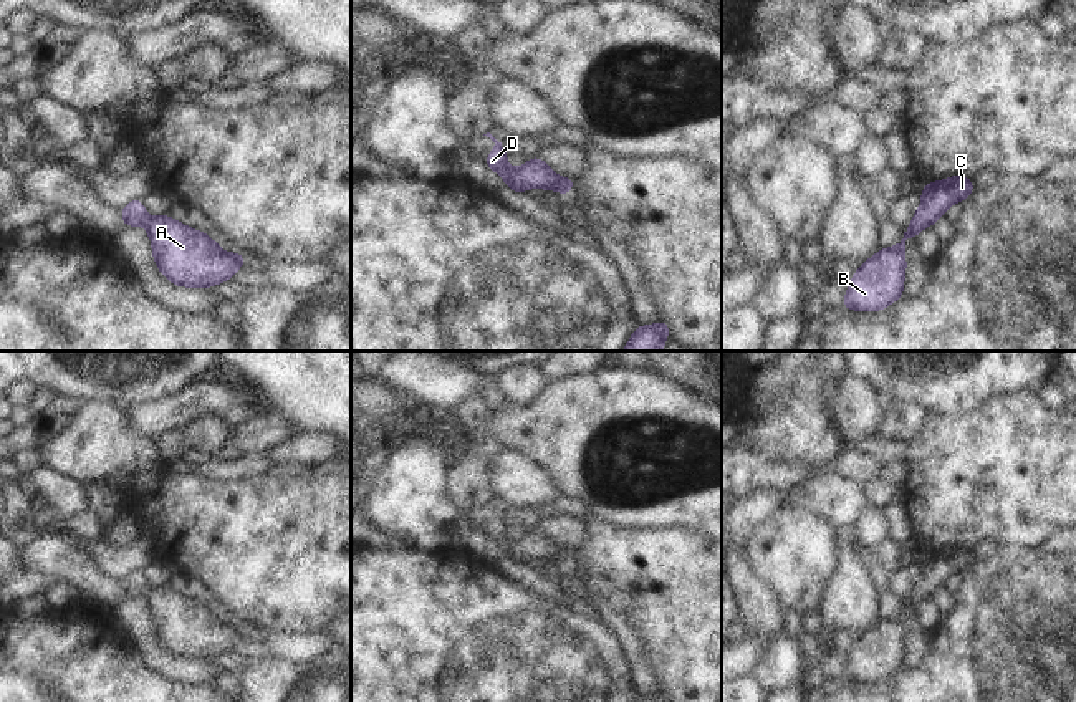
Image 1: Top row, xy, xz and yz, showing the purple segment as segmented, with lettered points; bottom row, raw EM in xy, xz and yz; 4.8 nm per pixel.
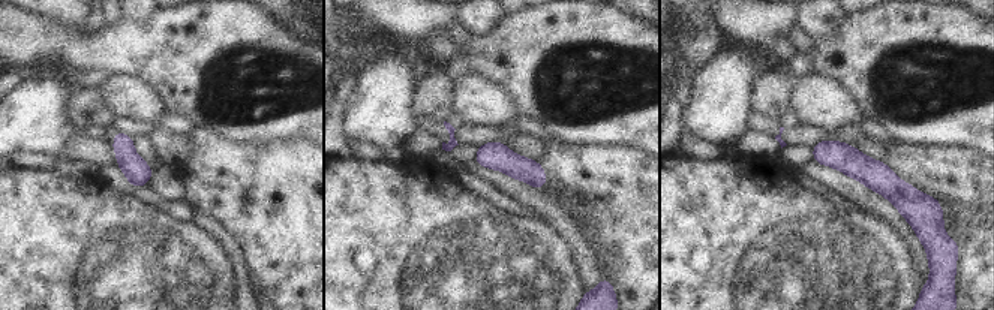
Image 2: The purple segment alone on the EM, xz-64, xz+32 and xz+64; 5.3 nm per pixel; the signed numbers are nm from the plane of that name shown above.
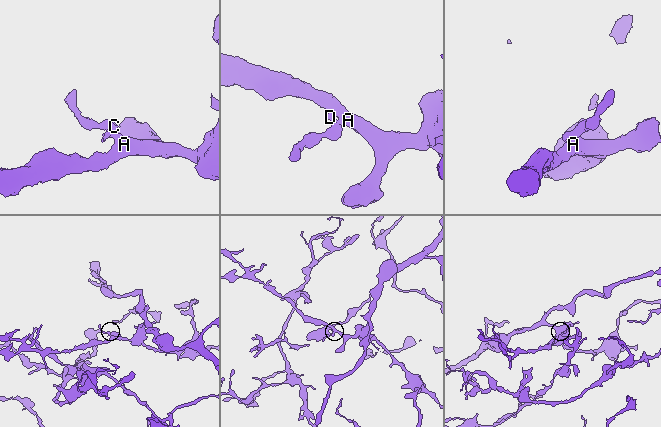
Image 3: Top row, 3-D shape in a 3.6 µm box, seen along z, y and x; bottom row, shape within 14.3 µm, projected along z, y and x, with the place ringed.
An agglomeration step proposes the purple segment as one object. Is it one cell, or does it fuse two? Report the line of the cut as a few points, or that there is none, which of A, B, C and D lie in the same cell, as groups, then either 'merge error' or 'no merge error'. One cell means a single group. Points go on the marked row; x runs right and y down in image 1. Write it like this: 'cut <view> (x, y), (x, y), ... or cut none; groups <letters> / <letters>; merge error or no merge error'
cut none; groups A B C D; no merge error

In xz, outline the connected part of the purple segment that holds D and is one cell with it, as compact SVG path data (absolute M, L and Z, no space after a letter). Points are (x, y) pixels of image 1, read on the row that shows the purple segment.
M490 132L483 134L495 142L493 151L483 162L492 167L507 182L507 187L513 192L525 194L528 187L535 189L553 189L563 195L568 195L574 187L574 177L558 177L545 161L536 156L530 157L521 169L512 169L507 164L507 152Z

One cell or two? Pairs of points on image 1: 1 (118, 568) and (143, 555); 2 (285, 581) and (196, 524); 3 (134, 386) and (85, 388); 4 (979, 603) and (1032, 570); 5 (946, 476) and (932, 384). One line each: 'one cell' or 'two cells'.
1: one cell
2: one cell
3: one cell
4: one cell
5: two cells

